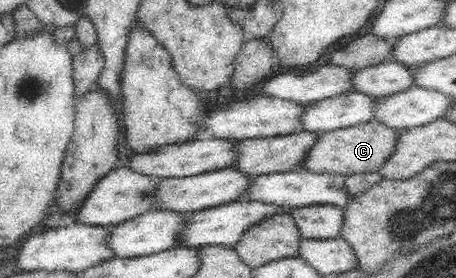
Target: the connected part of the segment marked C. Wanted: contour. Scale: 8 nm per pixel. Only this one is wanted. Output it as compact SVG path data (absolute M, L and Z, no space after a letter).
M371 120L369 122L356 124L347 128L338 128L338 129L327 131L324 133L321 132L321 134L319 135L319 140L317 140L317 146L315 146L315 148L313 148L311 152L309 152L309 155L311 156L308 156L304 160L304 163L302 164L302 168L305 168L307 170L312 170L313 172L319 172L319 170L321 171L324 170L325 172L332 172L333 174L343 174L346 176L359 174L363 172L375 172L379 170L382 164L385 164L386 160L389 160L389 158L393 156L393 152L397 152L397 140L401 140L401 135L403 131L406 131L406 129L399 130L398 128L391 128L388 124L383 124L381 121Z

